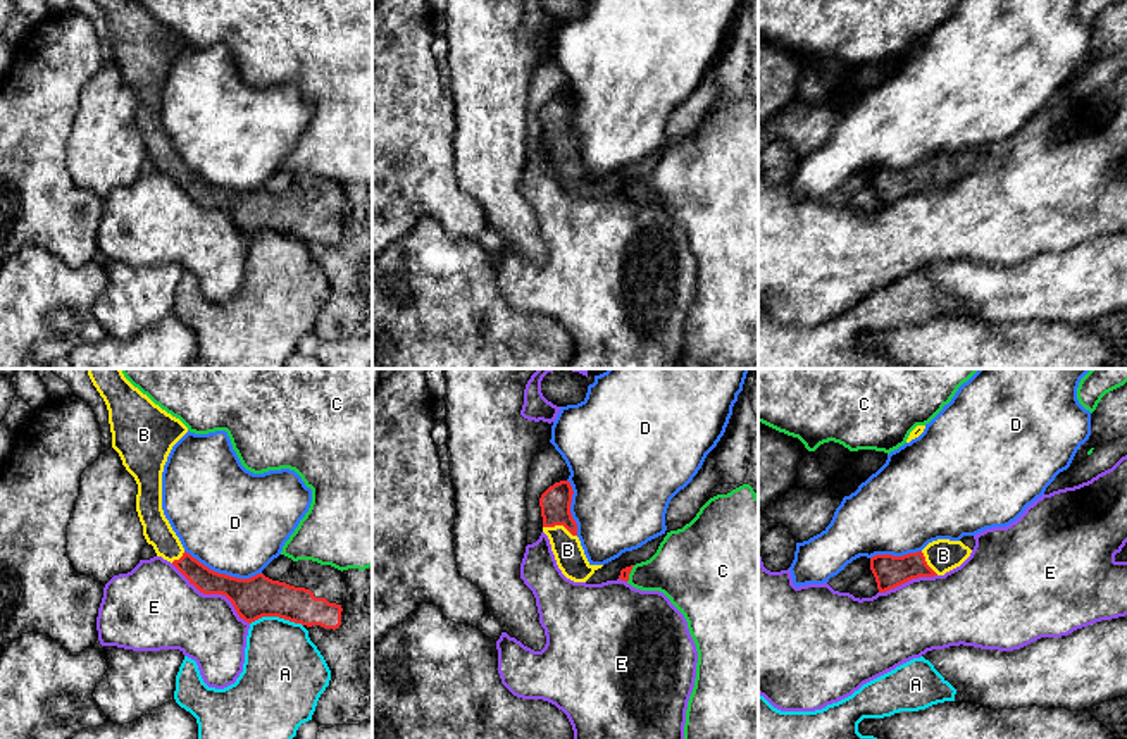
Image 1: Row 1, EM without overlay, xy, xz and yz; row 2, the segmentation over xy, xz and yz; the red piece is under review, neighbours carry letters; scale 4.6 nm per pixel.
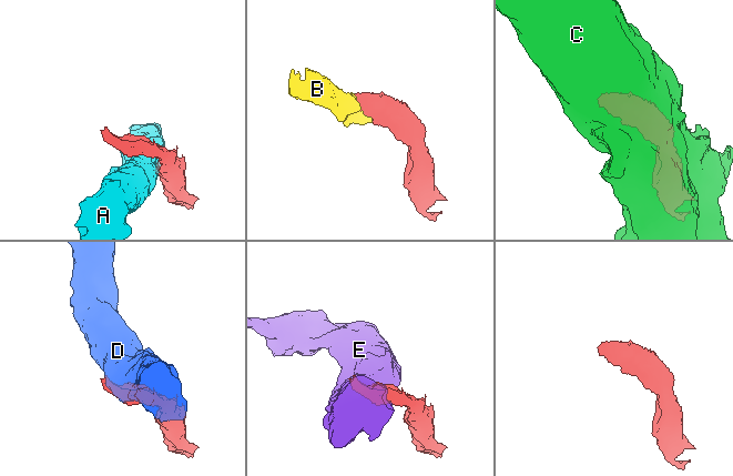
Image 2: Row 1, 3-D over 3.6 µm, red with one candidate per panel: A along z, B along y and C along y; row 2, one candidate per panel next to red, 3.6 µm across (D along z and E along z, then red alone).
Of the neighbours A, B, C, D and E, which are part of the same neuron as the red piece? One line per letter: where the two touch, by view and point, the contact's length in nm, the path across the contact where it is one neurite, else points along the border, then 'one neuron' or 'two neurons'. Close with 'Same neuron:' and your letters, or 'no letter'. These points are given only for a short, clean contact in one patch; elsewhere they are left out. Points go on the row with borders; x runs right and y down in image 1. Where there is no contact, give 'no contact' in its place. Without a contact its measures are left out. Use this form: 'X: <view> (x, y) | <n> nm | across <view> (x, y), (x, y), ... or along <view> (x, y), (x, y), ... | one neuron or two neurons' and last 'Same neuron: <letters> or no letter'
A: xy (276, 615) | 240 nm | two neurons
B: xz (560, 524) | 170 nm | one neuron
C: xz (629, 572) | 90 nm | two neurons
D: xy (223, 574) | 380 nm | two neurons
E: xy (212, 593) | 460 nm | two neurons
Same neuron: B

